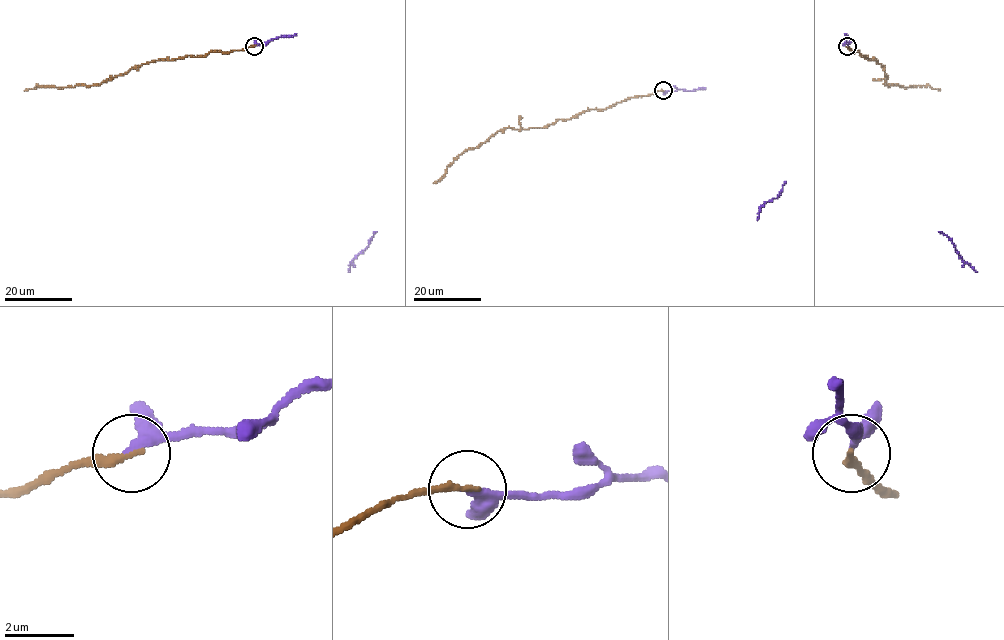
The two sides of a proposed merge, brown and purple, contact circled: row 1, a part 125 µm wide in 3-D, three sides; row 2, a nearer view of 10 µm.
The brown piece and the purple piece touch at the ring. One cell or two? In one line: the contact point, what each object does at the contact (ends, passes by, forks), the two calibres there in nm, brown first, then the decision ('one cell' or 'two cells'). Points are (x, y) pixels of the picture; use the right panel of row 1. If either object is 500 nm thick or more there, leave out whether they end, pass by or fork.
place (847, 46); brown ends; purple passes by; calibres 220 and 220 nm; one cell

